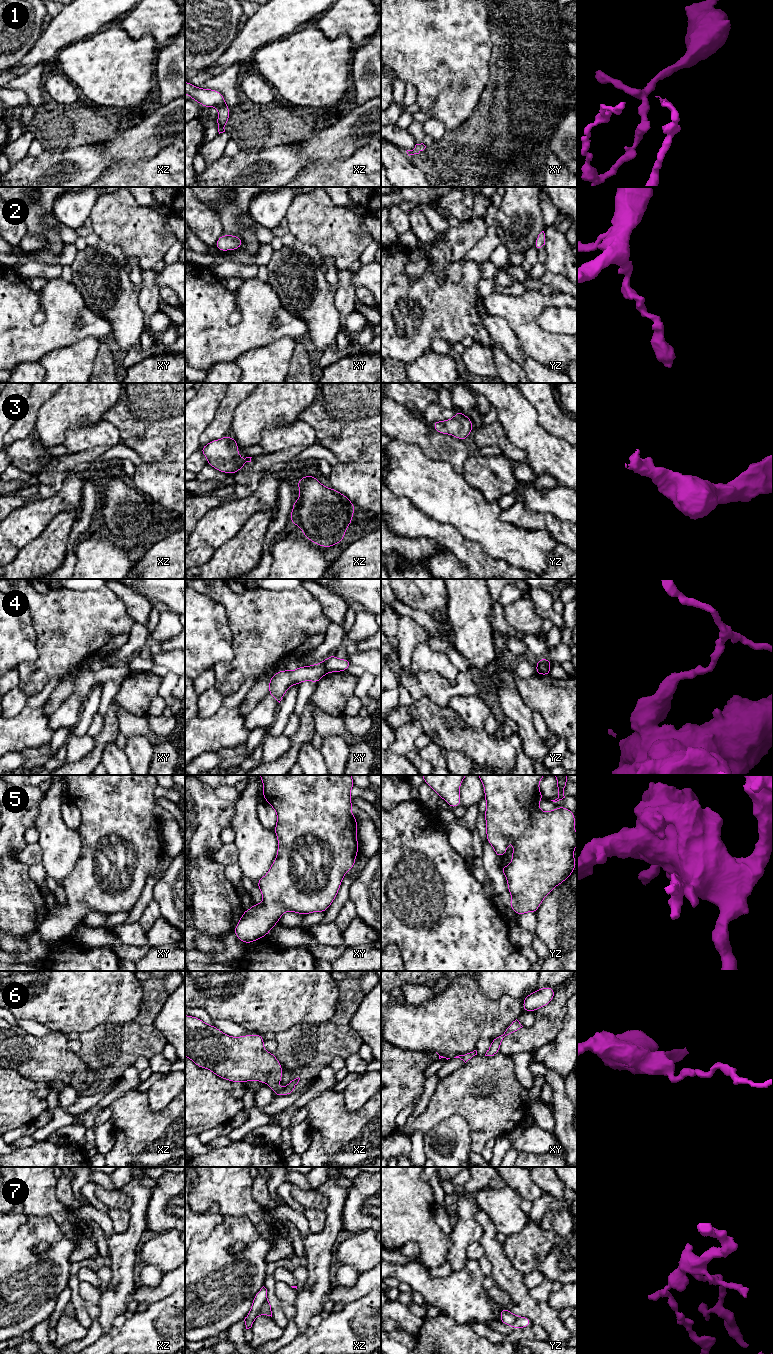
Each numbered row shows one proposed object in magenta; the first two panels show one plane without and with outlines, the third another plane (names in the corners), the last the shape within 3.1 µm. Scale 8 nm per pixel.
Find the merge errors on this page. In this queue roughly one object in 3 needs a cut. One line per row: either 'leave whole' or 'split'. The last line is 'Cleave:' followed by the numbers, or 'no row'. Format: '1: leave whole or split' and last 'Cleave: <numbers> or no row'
1: leave whole
2: leave whole
3: leave whole
4: split
5: leave whole
6: leave whole
7: split
Cleave: 4, 7

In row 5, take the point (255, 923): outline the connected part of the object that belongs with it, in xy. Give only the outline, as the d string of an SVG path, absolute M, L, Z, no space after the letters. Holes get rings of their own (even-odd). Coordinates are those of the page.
M259 775L263 782L263 799L265 799L270 806L277 813L277 824L273 829L278 839L277 857L270 866L268 873L259 879L256 884L263 896L264 902L262 904L253 903L249 910L244 910L242 917L237 923L234 933L242 942L248 944L252 943L264 936L267 936L269 931L278 923L282 914L286 911L292 911L301 915L306 915L313 912L325 912L336 898L336 895L341 886L341 882L345 873L352 869L355 864L356 854L359 852L359 845L357 841L358 822L355 816L351 813L353 804L351 803L350 790L355 786L351 775Z

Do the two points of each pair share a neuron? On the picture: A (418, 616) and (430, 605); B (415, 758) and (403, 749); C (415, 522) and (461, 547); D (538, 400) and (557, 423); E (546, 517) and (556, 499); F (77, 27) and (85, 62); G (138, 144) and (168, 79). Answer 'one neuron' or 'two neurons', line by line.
A: two neurons
B: two neurons
C: one neuron
D: one neuron
E: two neurons
F: two neurons
G: two neurons

